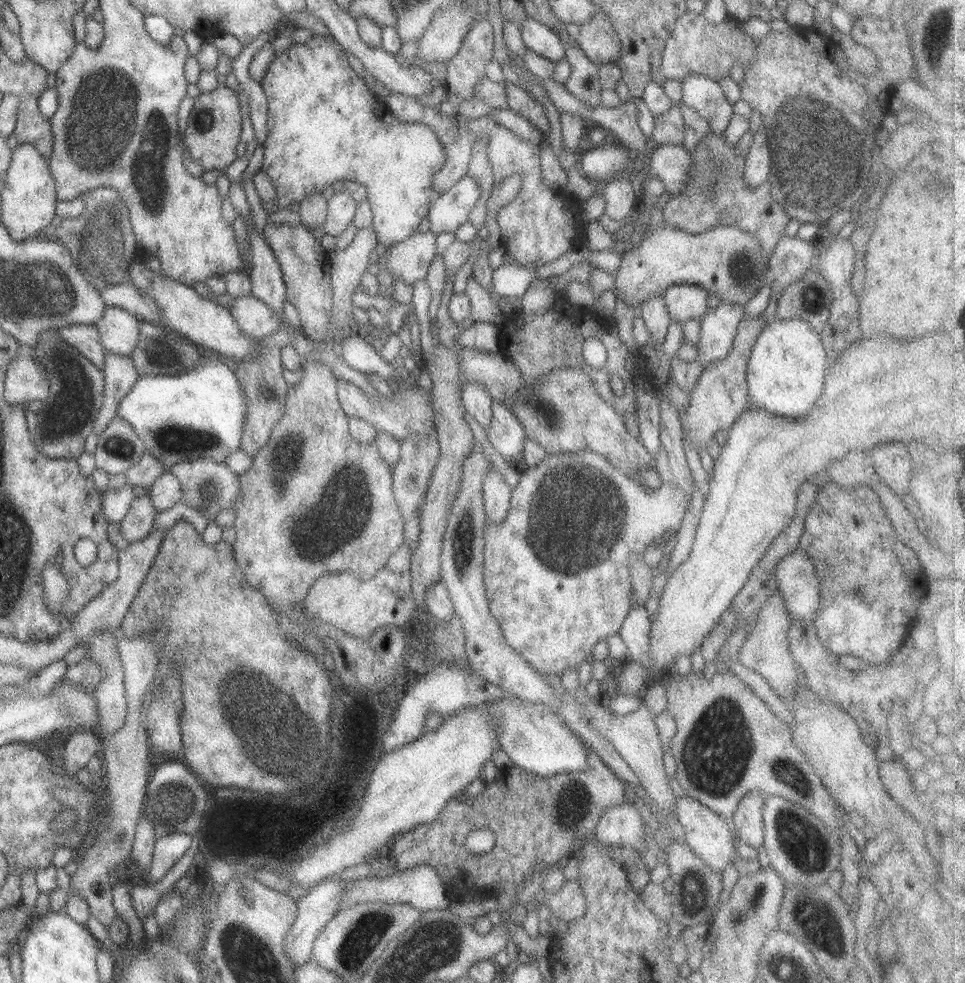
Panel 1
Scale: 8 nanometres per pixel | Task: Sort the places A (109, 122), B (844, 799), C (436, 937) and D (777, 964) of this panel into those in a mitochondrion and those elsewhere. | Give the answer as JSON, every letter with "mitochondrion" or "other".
{"A":"mitochondrion","B":"other","C":"mitochondrion","D":"mitochondrion"}

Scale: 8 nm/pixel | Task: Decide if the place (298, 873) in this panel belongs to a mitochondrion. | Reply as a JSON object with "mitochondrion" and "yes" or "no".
{"mitochondrion":"no"}

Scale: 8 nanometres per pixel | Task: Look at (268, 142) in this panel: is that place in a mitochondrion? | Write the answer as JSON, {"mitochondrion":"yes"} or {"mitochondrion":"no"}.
{"mitochondrion":"no"}

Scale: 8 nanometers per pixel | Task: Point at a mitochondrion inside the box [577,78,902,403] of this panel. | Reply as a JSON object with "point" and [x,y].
{"point":[828,134]}

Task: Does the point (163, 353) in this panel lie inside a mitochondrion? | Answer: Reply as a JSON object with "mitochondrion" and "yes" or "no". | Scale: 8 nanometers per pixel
{"mitochondrion":"yes"}

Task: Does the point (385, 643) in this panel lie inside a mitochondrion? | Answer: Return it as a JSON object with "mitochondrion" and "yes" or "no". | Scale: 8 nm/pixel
{"mitochondrion":"no"}

